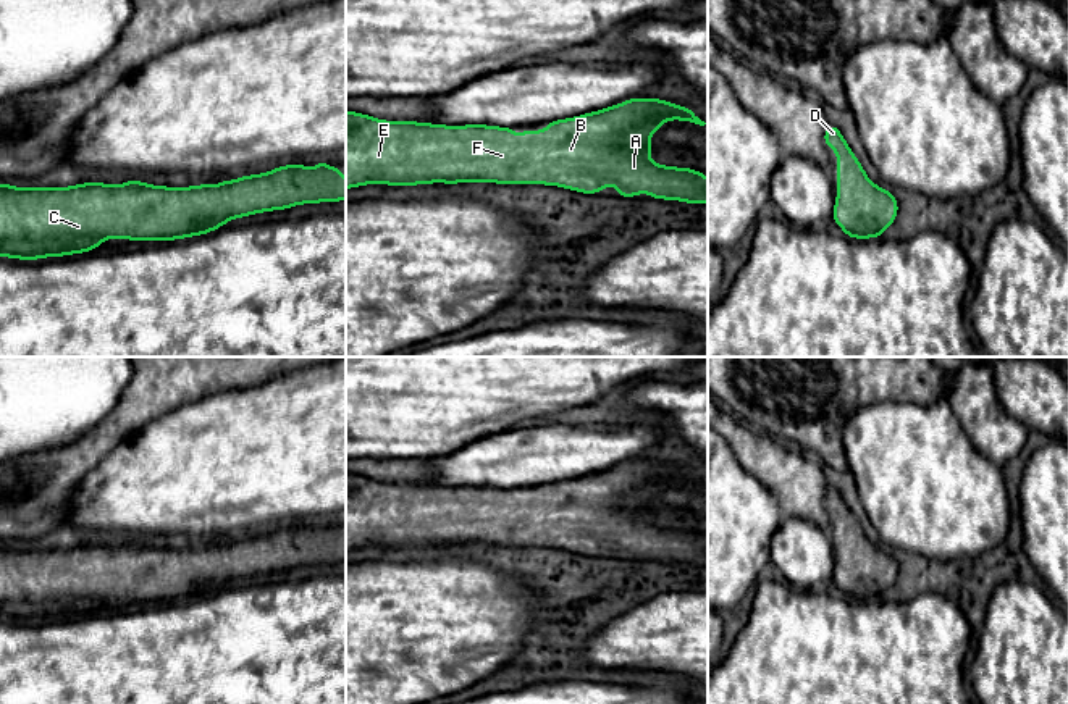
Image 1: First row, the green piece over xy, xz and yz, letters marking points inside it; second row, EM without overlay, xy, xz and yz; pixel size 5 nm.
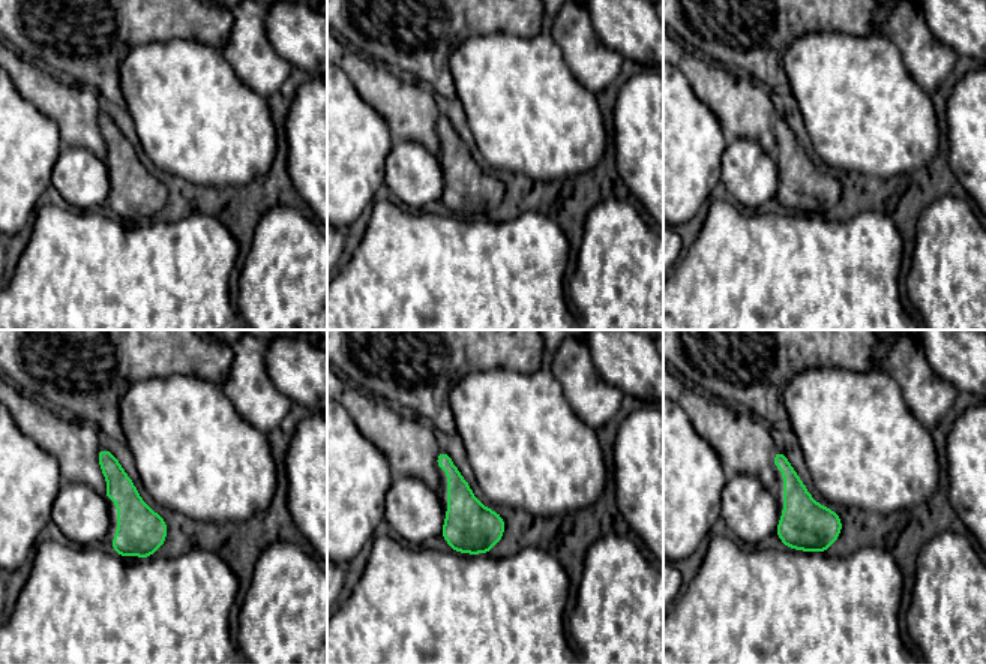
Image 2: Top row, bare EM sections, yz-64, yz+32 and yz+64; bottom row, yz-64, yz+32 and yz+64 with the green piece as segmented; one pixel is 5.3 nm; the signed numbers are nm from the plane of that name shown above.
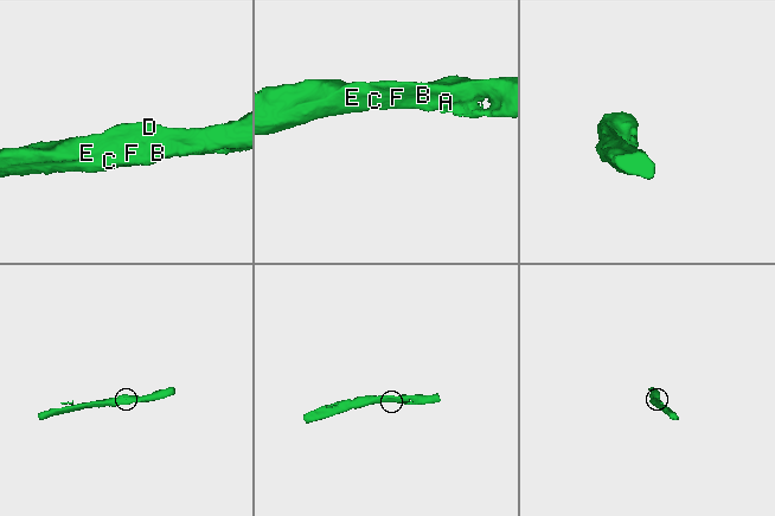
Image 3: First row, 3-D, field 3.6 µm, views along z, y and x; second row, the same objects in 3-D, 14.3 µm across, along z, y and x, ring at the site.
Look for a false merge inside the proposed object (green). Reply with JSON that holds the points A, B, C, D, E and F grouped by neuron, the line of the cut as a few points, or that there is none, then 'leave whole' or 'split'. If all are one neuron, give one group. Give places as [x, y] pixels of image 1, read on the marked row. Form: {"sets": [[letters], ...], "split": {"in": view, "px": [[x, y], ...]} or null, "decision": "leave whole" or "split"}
{"sets": [["A", "B", "C", "D", "E", "F"]], "split": null, "decision": "leave whole"}

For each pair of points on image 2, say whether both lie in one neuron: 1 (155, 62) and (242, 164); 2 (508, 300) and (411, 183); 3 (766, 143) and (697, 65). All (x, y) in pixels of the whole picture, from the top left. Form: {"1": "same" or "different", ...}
{"1": "same", "2": "different", "3": "same"}

